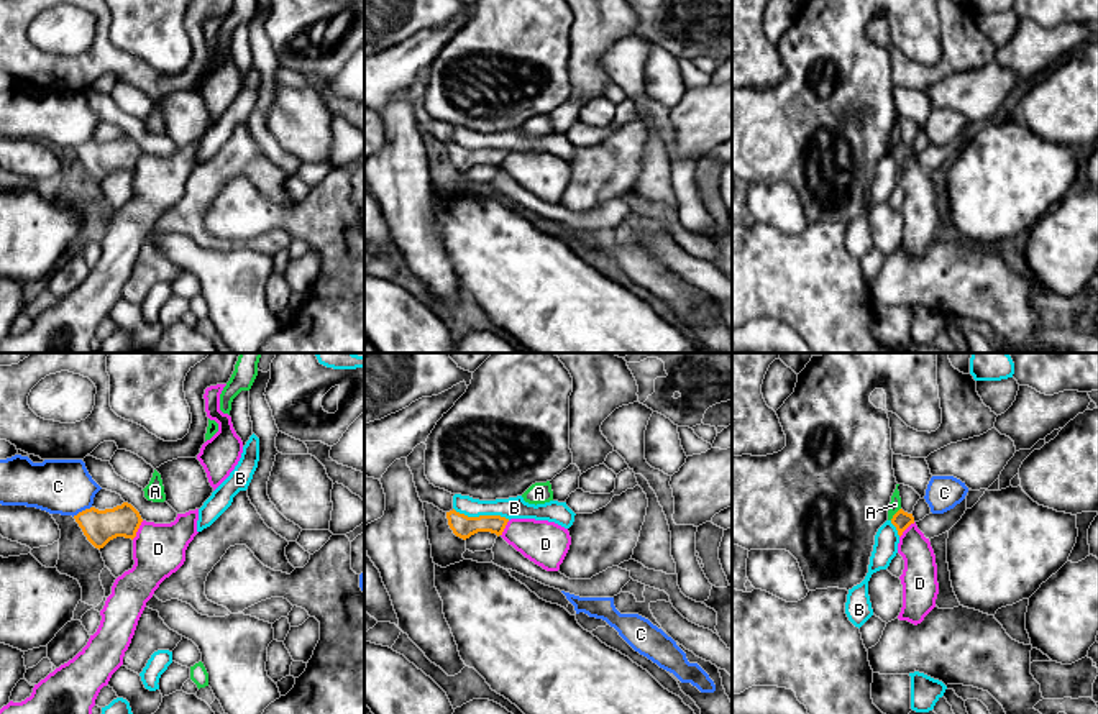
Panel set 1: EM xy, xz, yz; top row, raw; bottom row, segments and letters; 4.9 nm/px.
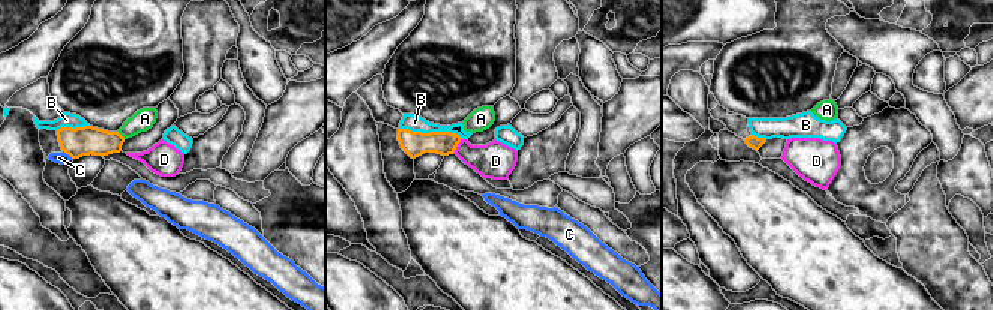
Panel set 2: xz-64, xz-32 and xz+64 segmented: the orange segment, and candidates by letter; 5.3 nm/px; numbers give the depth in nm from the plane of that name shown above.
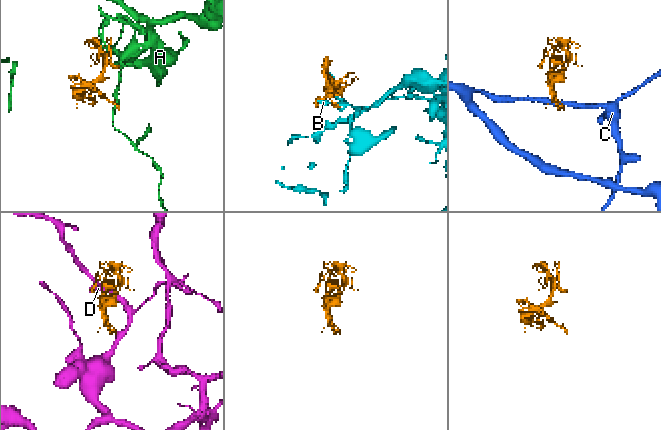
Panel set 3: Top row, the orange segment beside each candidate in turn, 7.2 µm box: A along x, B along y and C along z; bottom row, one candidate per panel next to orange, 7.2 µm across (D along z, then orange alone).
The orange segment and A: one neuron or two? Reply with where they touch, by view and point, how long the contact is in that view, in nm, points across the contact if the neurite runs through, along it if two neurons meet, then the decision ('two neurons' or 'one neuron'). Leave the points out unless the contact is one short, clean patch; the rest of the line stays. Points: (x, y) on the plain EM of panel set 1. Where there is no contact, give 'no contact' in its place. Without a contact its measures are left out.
contact yz (895, 146); length 80 nm; border yz (900, 140), (890, 151); two neurons

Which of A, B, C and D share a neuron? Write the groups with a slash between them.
A / B / C / D

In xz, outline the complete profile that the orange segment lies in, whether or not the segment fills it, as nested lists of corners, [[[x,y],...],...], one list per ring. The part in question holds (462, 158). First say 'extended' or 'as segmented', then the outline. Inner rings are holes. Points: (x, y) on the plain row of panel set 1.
as segmented; [[[455,141],[446,144],[446,151],[453,166],[463,172],[469,171],[478,164],[491,164],[499,169],[502,167],[509,154],[509,151],[501,148],[468,149],[464,146],[456,144]]]

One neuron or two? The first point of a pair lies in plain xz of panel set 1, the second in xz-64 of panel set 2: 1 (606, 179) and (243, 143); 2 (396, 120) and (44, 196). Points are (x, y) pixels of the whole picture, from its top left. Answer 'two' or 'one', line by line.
1: two
2: one

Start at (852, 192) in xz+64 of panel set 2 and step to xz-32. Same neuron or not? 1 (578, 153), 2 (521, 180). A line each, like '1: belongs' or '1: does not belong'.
1: does not belong
2: belongs

